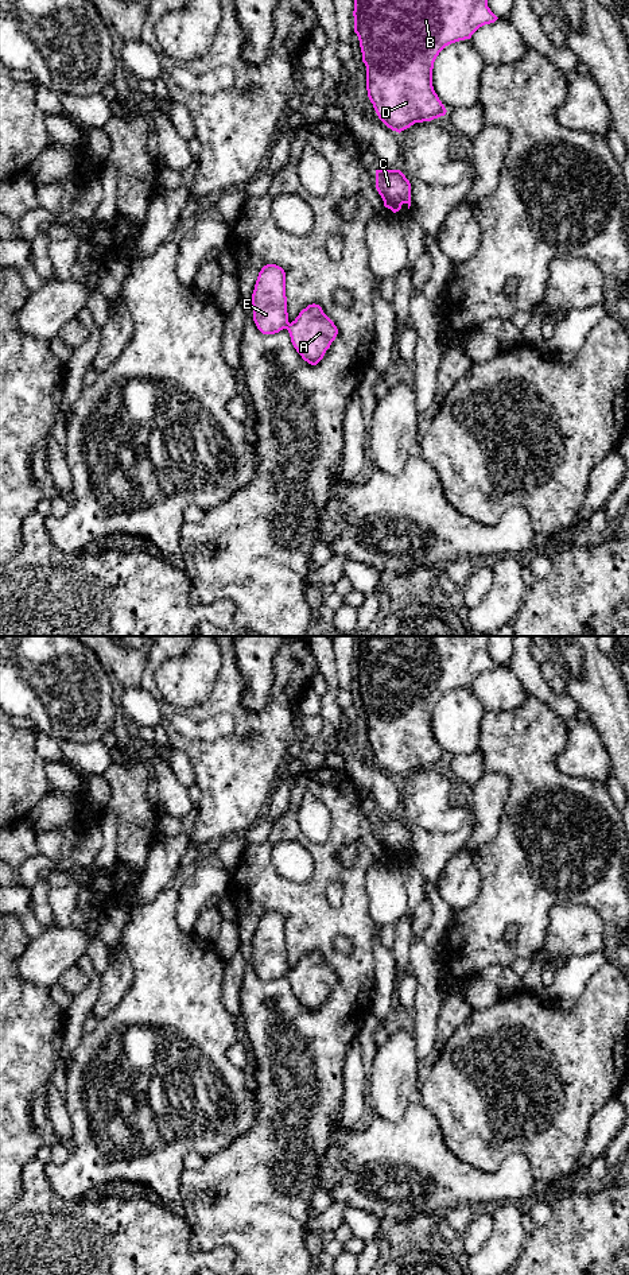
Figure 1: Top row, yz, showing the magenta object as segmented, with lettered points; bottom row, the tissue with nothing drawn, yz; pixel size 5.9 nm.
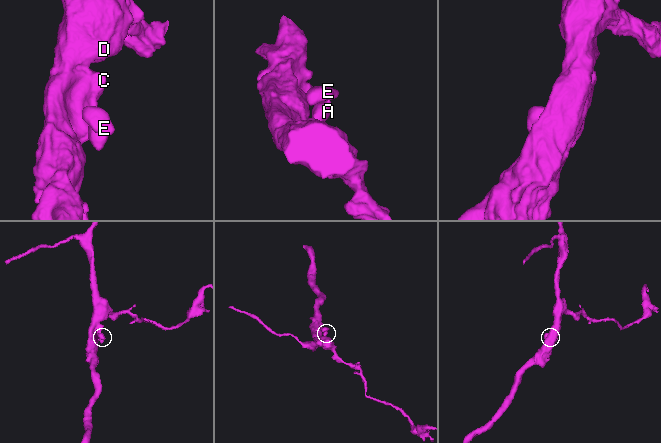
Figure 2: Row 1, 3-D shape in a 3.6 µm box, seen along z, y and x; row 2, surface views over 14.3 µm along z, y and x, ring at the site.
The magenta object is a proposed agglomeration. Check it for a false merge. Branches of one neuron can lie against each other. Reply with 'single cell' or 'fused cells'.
single cell

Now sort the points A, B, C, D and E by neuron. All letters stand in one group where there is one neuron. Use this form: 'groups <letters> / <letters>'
groups A B C D E

